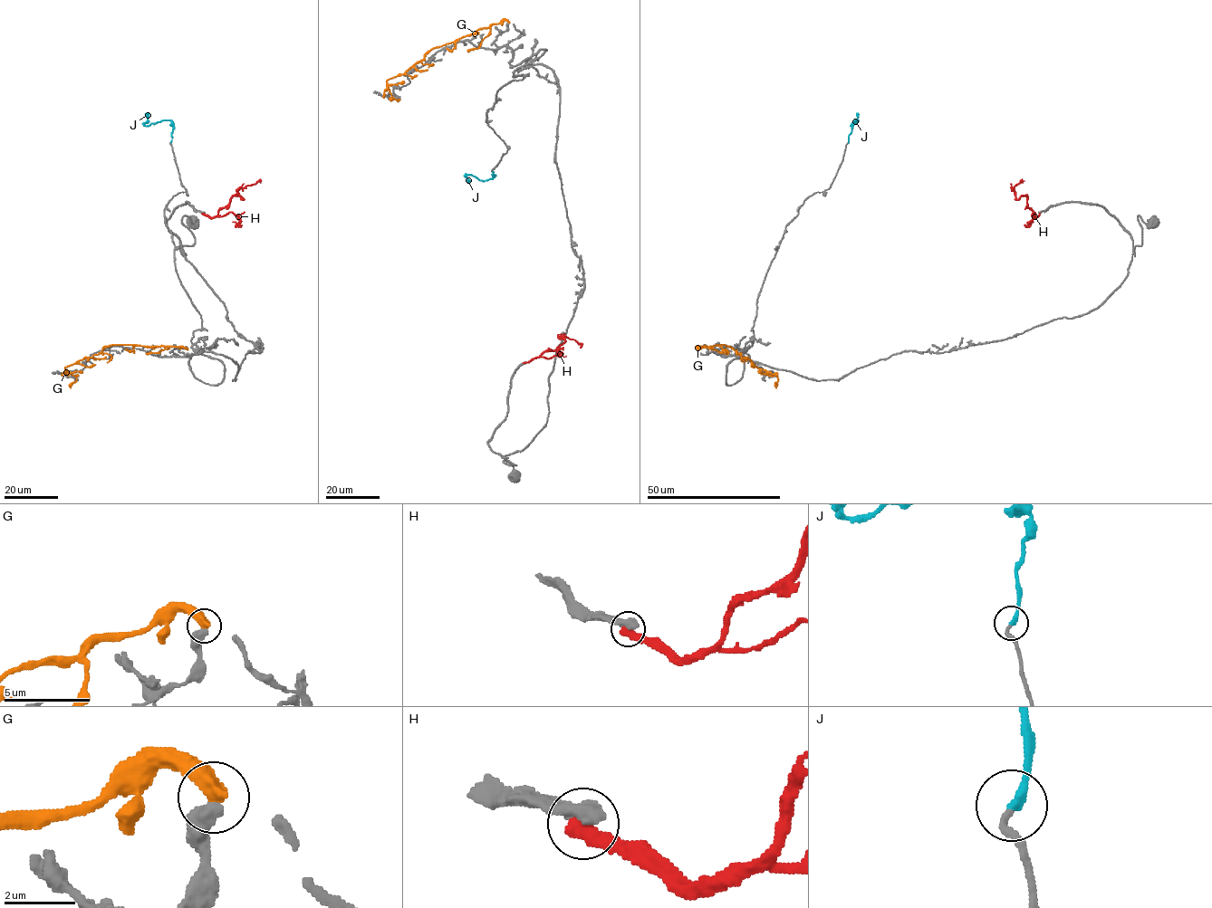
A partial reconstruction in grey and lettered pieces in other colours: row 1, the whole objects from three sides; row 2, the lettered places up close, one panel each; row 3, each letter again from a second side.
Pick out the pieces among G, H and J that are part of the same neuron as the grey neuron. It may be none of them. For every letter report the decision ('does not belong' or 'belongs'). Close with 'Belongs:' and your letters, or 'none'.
G: does not belong
H: does not belong
J: belongs
Belongs: J

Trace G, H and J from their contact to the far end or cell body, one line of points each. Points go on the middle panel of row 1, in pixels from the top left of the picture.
G: (508, 23), (502, 20), (430, 49), (403, 73), (387, 81), (390, 93), (398, 100), (392, 100)
H: (524, 362), (555, 349), (564, 340), (560, 338), (562, 336), (576, 340), (580, 348)
J: (492, 171), (495, 176), (491, 178), (478, 180), (471, 175), (467, 176), (467, 179)

